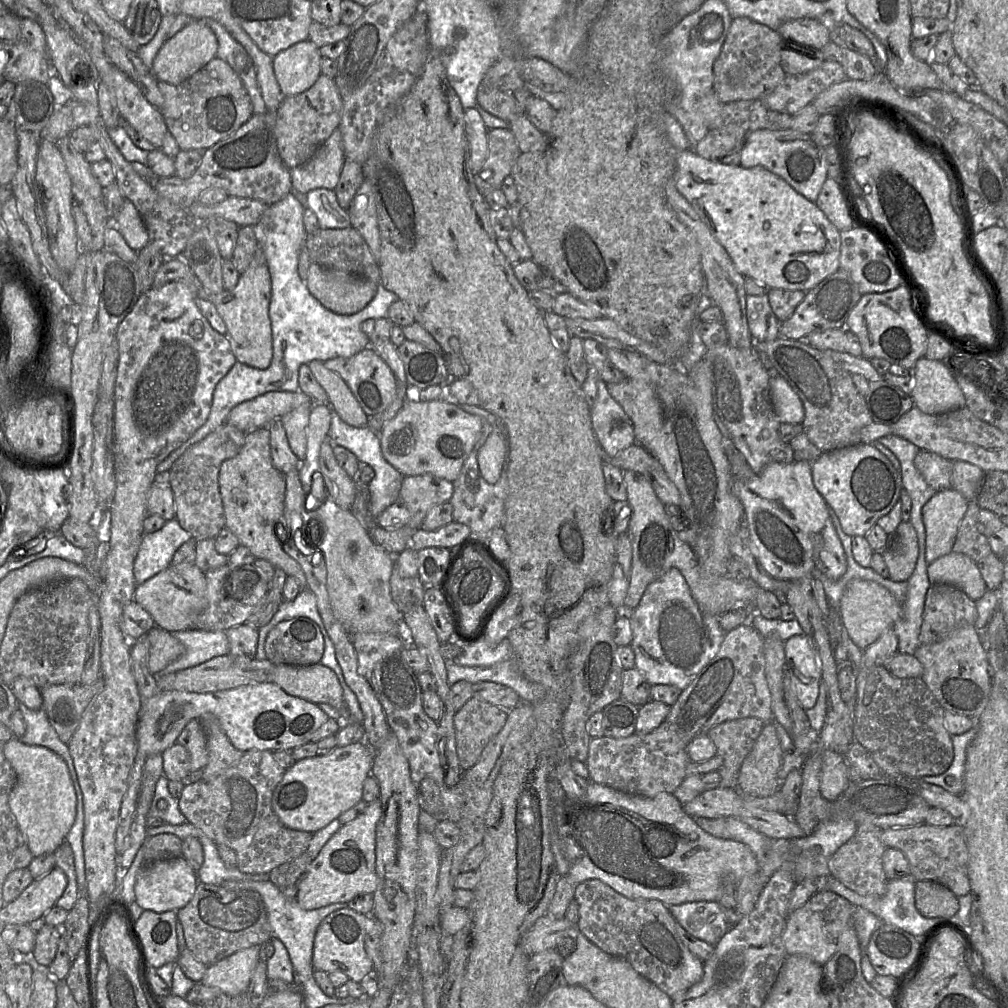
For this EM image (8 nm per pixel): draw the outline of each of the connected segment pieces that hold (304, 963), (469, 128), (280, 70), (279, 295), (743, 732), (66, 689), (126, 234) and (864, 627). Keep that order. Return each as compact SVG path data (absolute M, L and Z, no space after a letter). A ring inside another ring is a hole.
M270 880L262 882L224 882L220 885L223 885L226 889L254 888L259 892L266 906L271 937L277 937L287 949L294 969L295 984L298 985L298 976L304 976L309 987L311 985L309 984L311 983L311 978L314 978L313 974L315 971L312 965L312 955L316 930L324 918L334 911L347 908L348 903L340 902L318 909L304 910L299 906L295 898L286 897Z
M472 107L464 110L464 129L469 144L471 169L475 175L482 168L488 153L487 131L478 111Z
M311 41L296 43L272 57L274 74L283 96L309 89L321 73L319 48Z
M291 192L278 202L268 205L254 226L271 279L269 304L273 346L271 364L266 369L257 369L237 361L216 385L210 413L204 425L158 464L156 474L170 472L175 461L189 447L200 442L224 424L231 410L237 405L268 392L299 390L299 368L302 364L308 364L313 360L324 362L335 357L348 358L369 347L368 336L361 330L361 324L368 319L387 318L390 305L399 300L395 293L379 284L374 298L357 313L340 315L326 309L309 292L298 274L298 258L307 235L303 225L304 209Z
M746 717L725 721L708 731L707 736L714 742L717 755L723 758L718 770L720 787L738 789L738 772L766 723L759 718Z
M98 678L90 685L48 685L40 688L42 708L63 743L69 743L84 710L103 687L103 678Z
M125 199L119 213L111 218L111 224L134 251L139 252L148 244L147 229L137 209L130 201Z
M851 580L839 601L839 614L851 641L861 650L873 644L886 630L893 628L901 618L902 602L885 587L870 580Z

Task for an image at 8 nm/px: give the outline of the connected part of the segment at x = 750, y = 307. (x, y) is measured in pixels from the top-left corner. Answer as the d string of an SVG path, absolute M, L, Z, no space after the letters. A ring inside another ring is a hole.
M746 294L746 317L755 342L771 341L779 337L781 322L771 309L767 294Z

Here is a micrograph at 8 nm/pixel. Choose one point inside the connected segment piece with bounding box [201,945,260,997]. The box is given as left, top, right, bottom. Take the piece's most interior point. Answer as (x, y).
(232, 975)

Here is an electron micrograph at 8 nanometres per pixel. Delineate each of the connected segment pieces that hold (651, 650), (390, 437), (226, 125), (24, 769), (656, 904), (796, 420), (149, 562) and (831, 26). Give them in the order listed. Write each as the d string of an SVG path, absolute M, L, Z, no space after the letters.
M677 568L669 569L646 588L638 606L630 613L633 633L631 648L635 654L635 665L650 685L669 684L682 691L697 674L716 656L726 633L719 624L718 616L704 612L693 598L690 588Z
M446 396L431 401L408 398L397 414L379 431L381 452L386 461L402 476L431 474L453 482L458 477L465 459L479 440L484 422L485 420L480 416L462 410L460 405Z
M216 57L182 83L158 82L157 87L164 98L162 116L180 150L205 151L233 134L254 114L250 97L238 74Z
M13 737L4 743L3 753L16 773L16 782L9 795L9 807L33 857L54 853L65 841L76 815L76 793L66 762L44 746L22 743Z
M596 879L578 884L575 887L574 900L578 903L579 932L607 954L627 960L638 974L655 984L672 1001L681 1000L682 995L702 979L704 962L684 945L676 930L678 922L669 907L659 900L632 900Z
M778 375L770 379L769 386L778 420L783 424L802 424L805 417L803 403L787 381Z
M176 518L166 521L160 530L144 534L133 566L136 586L170 566L175 551L192 538Z
M830 12L820 16L818 21L827 28L830 41L868 58L875 66L875 49L870 40L861 31L844 22L835 20Z

